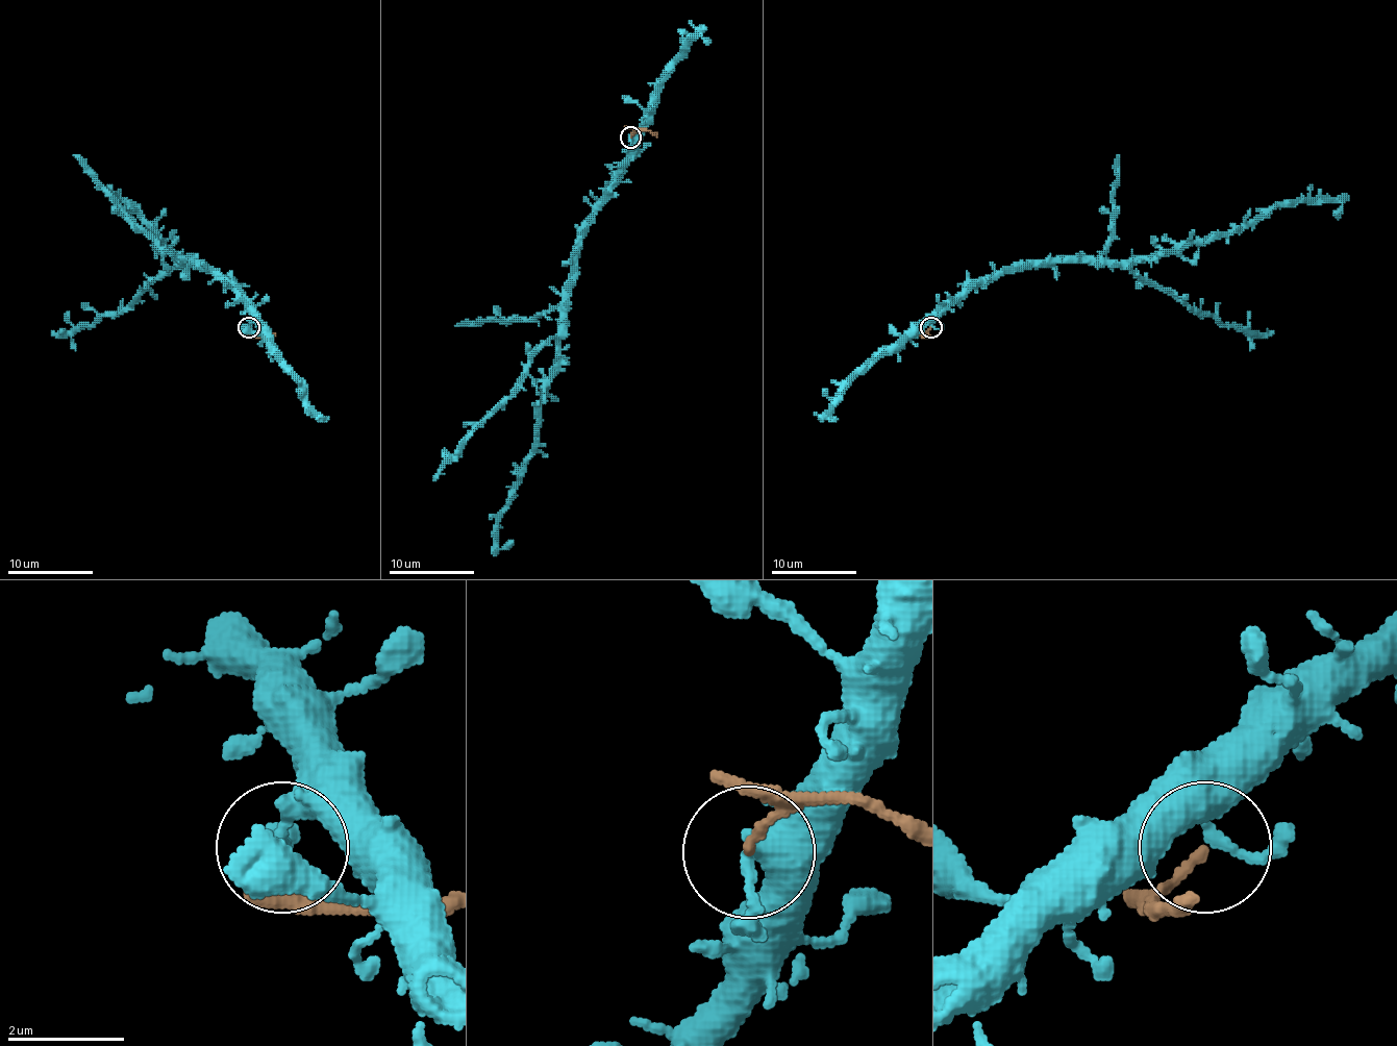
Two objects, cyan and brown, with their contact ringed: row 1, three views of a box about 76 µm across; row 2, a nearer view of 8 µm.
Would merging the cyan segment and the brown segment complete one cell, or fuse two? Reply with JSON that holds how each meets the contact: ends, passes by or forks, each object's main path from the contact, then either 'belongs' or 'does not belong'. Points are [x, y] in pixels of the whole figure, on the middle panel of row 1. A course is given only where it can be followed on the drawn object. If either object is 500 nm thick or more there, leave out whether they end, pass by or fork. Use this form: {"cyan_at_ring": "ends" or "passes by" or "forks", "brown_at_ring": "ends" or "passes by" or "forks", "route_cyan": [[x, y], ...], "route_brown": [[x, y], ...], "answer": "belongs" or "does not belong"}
{"cyan_at_ring": "passes by", "brown_at_ring": "ends", "route_cyan": [[631, 137], [633, 154], [577, 257], [560, 365], [541, 405], [526, 472], [498, 523], [498, 547], [513, 543]], "route_brown": [[631, 137], [638, 130], [650, 130], [656, 137]], "answer": "does not belong"}

